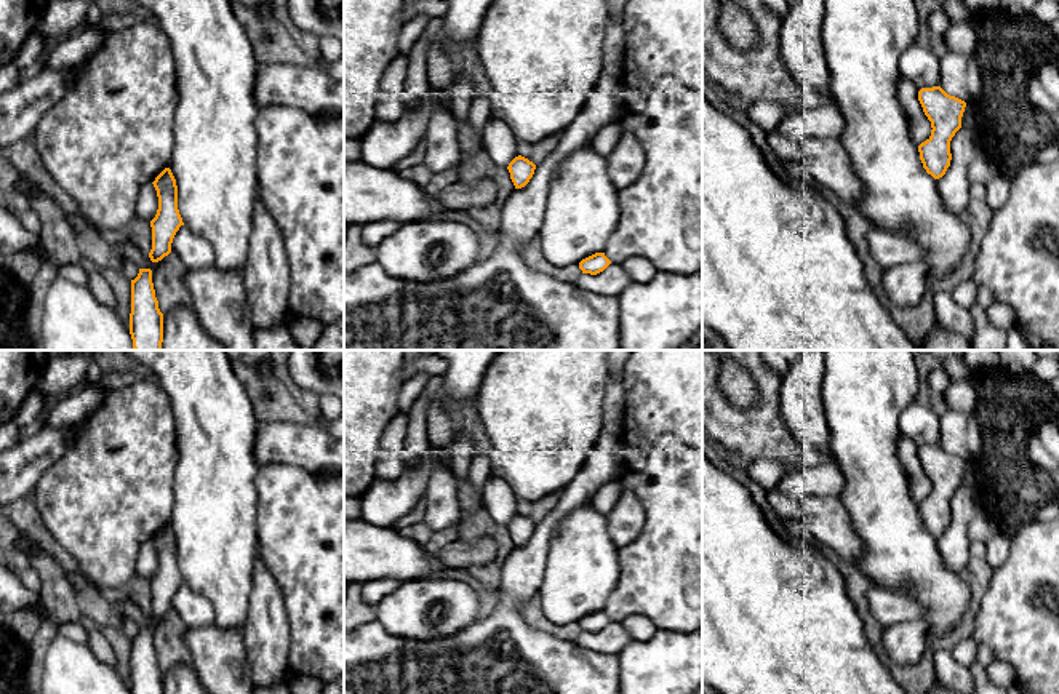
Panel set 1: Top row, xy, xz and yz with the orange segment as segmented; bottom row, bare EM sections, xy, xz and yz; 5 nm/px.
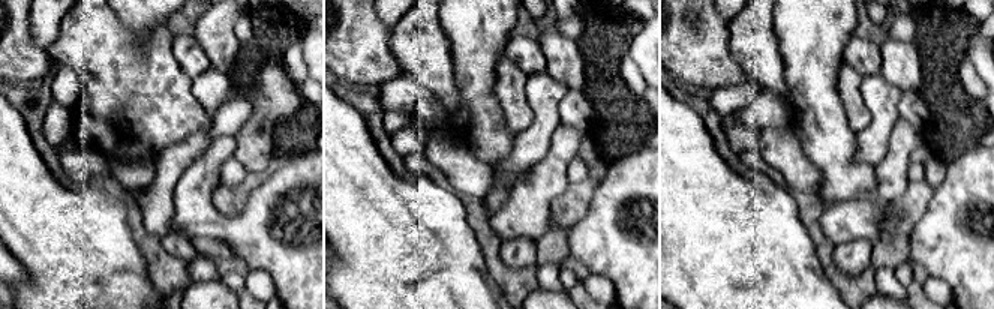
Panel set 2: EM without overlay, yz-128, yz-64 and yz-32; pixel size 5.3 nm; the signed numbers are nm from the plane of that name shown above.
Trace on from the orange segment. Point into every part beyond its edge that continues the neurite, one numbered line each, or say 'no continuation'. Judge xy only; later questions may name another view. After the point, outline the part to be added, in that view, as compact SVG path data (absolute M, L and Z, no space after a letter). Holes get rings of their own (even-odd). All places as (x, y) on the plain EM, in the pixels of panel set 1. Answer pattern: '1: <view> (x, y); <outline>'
no continuation

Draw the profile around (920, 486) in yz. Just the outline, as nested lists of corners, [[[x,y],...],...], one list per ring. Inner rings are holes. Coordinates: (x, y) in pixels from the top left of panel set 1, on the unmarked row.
[[[899,437],[897,457],[907,477],[910,496],[917,504],[929,497],[933,488],[931,480],[925,473],[923,465],[918,459],[918,449],[920,448],[907,437]]]

